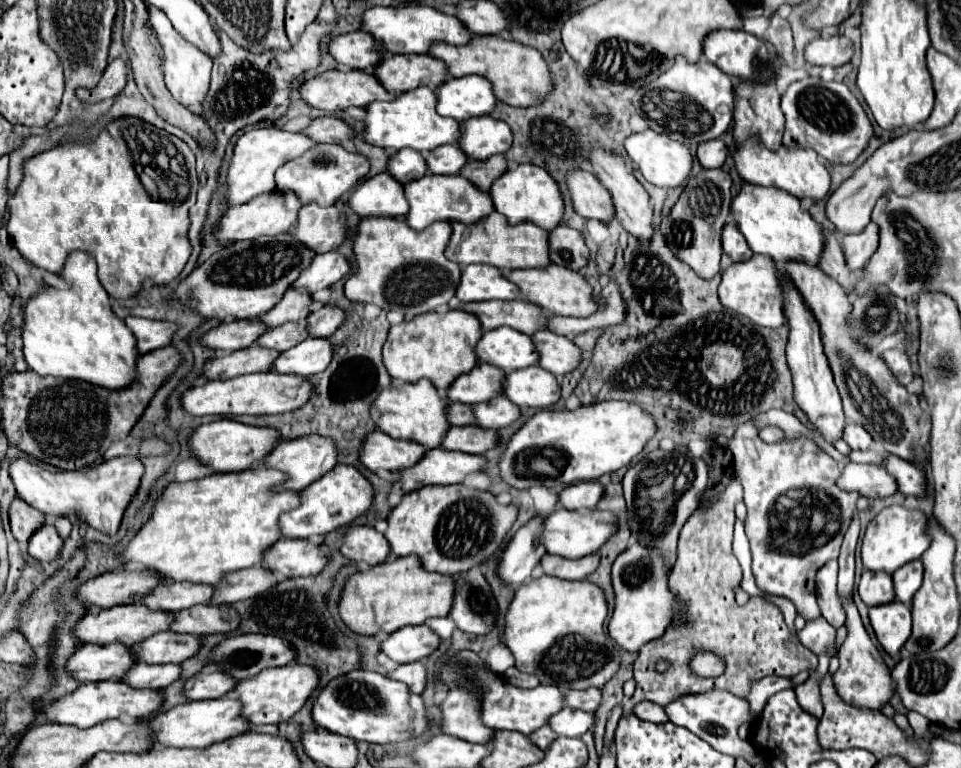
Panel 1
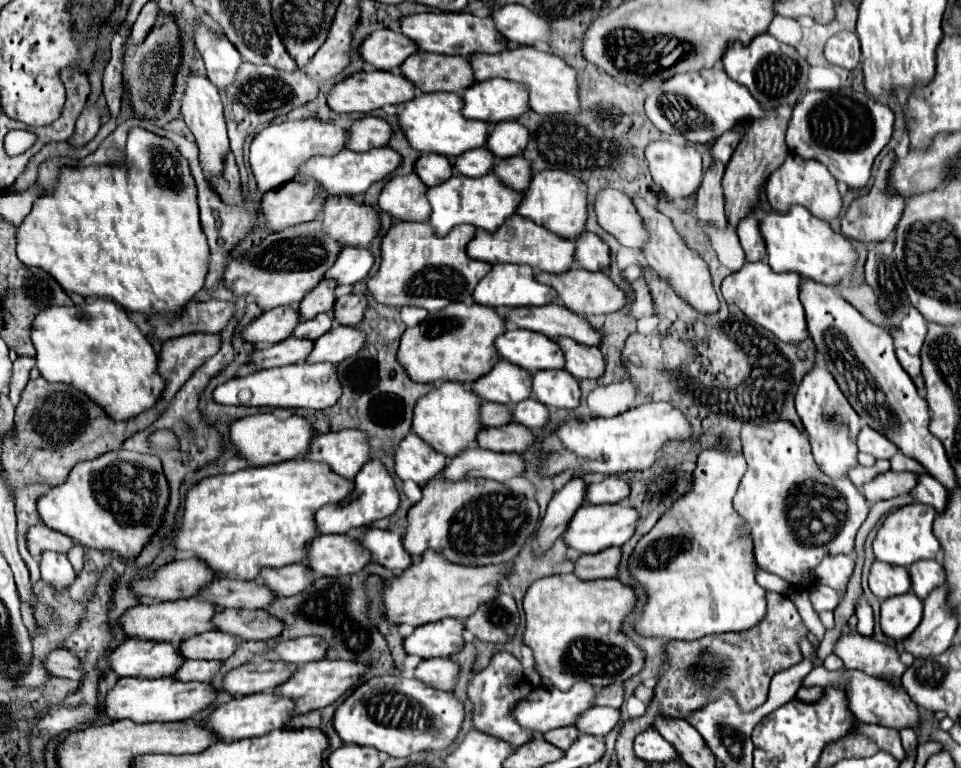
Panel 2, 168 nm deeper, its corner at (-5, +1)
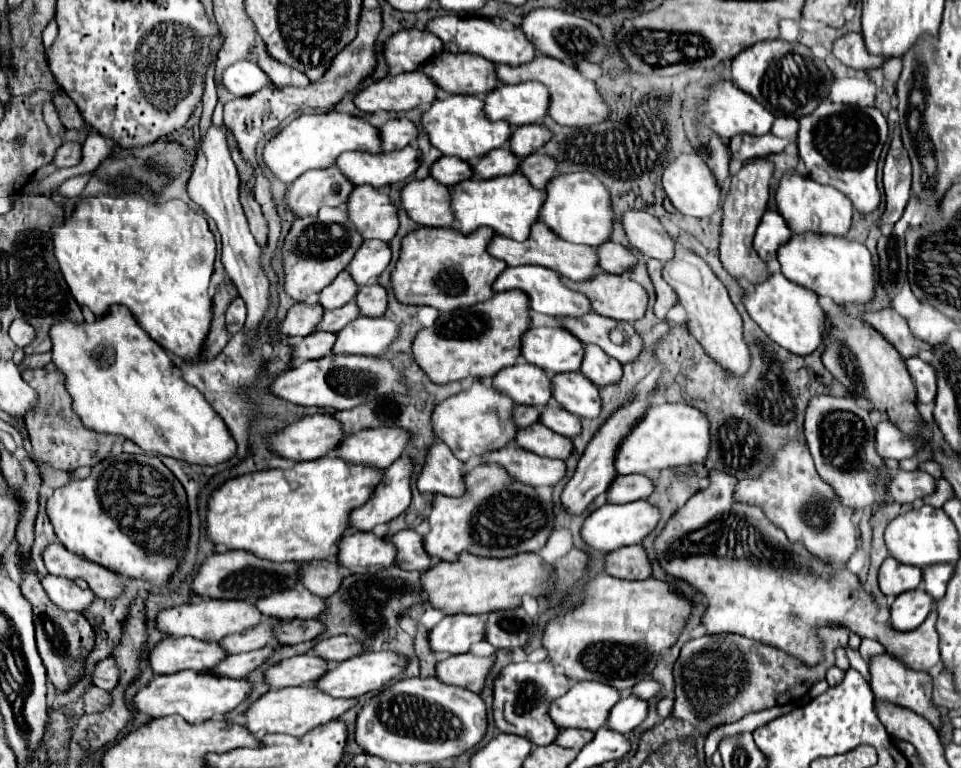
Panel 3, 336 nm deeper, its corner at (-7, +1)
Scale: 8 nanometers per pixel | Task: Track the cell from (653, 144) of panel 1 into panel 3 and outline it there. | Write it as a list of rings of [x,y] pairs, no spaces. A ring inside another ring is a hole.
[[[693,152],[693,154],[679,154],[675,156],[663,170],[663,176],[661,176],[661,182],[663,182],[663,190],[665,194],[669,196],[671,204],[681,212],[681,214],[687,214],[687,216],[697,216],[697,218],[705,218],[709,214],[713,214],[719,204],[721,204],[721,198],[725,194],[723,188],[717,188],[717,182],[713,180],[713,174],[709,172],[707,164]]]

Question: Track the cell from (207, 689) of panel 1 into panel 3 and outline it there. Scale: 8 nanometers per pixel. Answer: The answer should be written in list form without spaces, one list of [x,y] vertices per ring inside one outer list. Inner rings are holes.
[[[301,654],[279,664],[273,664],[265,672],[265,682],[269,688],[287,688],[287,686],[311,686],[321,672],[325,672],[327,662],[313,654]]]

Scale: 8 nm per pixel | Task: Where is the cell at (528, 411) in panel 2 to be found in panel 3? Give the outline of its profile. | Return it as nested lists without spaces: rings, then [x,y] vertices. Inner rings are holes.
[[[545,406],[541,410],[541,418],[539,422],[547,428],[551,428],[553,432],[557,434],[563,434],[567,438],[573,438],[581,432],[581,424],[579,424],[579,418],[569,414],[567,410],[561,410],[561,408],[551,408],[551,406]]]

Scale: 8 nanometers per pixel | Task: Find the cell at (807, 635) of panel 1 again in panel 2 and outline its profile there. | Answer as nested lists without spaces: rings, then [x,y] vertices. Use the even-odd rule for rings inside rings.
[[[857,632],[841,634],[835,642],[833,654],[843,660],[845,668],[861,670],[869,676],[883,676],[885,680],[895,680],[895,684],[901,684],[901,676],[907,670],[895,648],[875,642],[873,638],[865,638]]]

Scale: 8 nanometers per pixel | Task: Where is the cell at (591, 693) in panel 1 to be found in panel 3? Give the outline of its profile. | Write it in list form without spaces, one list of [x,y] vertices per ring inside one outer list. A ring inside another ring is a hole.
[[[647,678],[647,680],[635,684],[631,690],[623,690],[623,692],[621,692],[621,698],[637,696],[637,698],[641,698],[641,700],[649,700],[649,698],[655,696],[655,694],[659,694],[659,684],[657,684],[655,680],[651,680],[651,678]]]

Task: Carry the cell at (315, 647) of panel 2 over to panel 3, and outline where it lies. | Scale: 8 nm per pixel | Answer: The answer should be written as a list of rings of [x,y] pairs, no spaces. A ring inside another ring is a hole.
[[[333,636],[333,638],[321,638],[315,648],[315,656],[327,660],[327,662],[341,662],[345,658],[357,656],[361,650],[357,648],[357,642],[351,640],[351,636]]]

